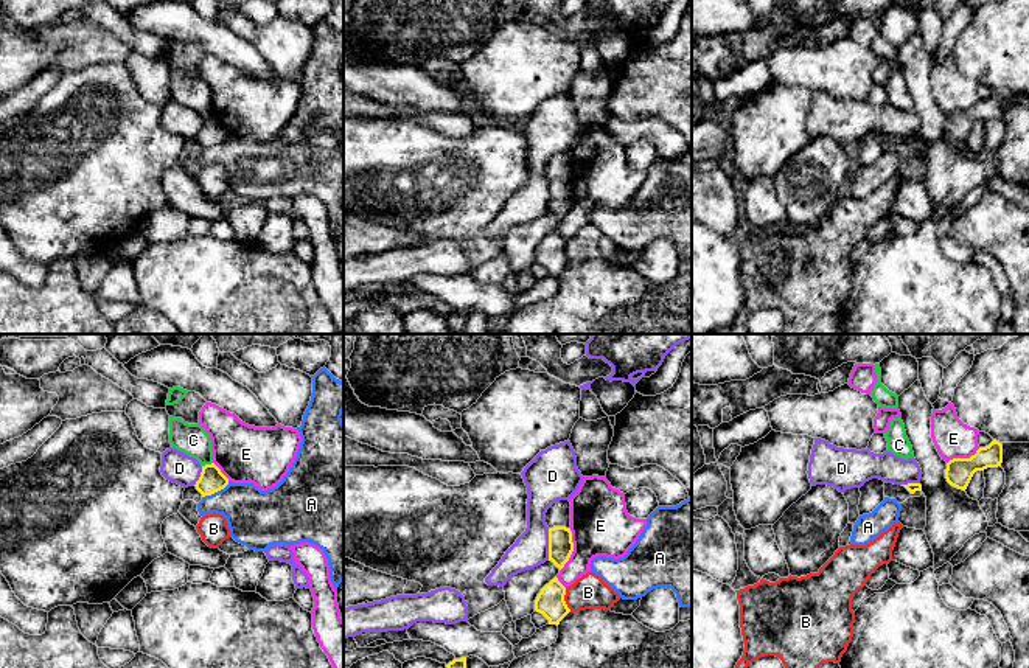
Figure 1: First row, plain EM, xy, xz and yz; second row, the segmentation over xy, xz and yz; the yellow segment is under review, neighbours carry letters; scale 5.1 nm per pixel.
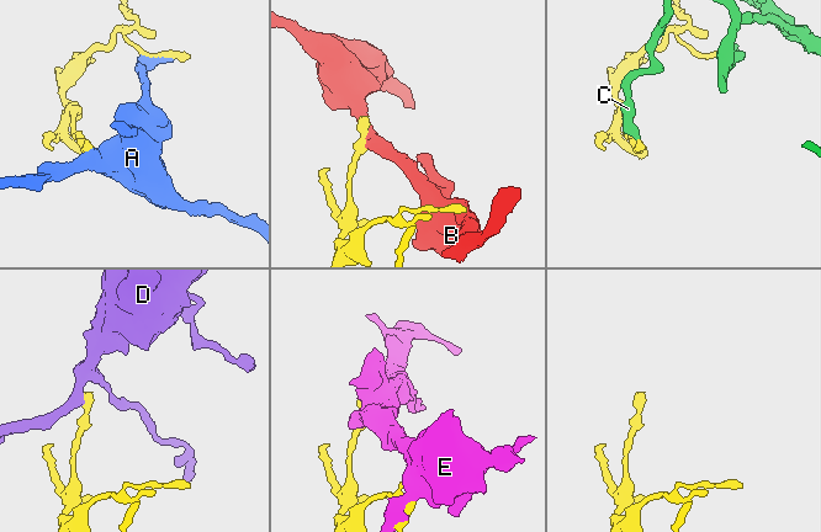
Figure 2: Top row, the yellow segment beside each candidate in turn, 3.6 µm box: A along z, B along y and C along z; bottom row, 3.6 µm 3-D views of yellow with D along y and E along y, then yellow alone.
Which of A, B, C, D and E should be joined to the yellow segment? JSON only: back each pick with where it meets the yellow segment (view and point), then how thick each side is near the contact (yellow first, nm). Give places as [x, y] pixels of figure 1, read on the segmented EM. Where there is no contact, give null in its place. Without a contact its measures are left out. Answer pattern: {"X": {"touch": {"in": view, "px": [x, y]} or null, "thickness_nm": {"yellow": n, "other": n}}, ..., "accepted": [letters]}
{"accepted": []}

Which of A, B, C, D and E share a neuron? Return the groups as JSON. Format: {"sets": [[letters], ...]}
{"sets": [["A"], ["B"], ["C"], ["D"], ["E"]]}

